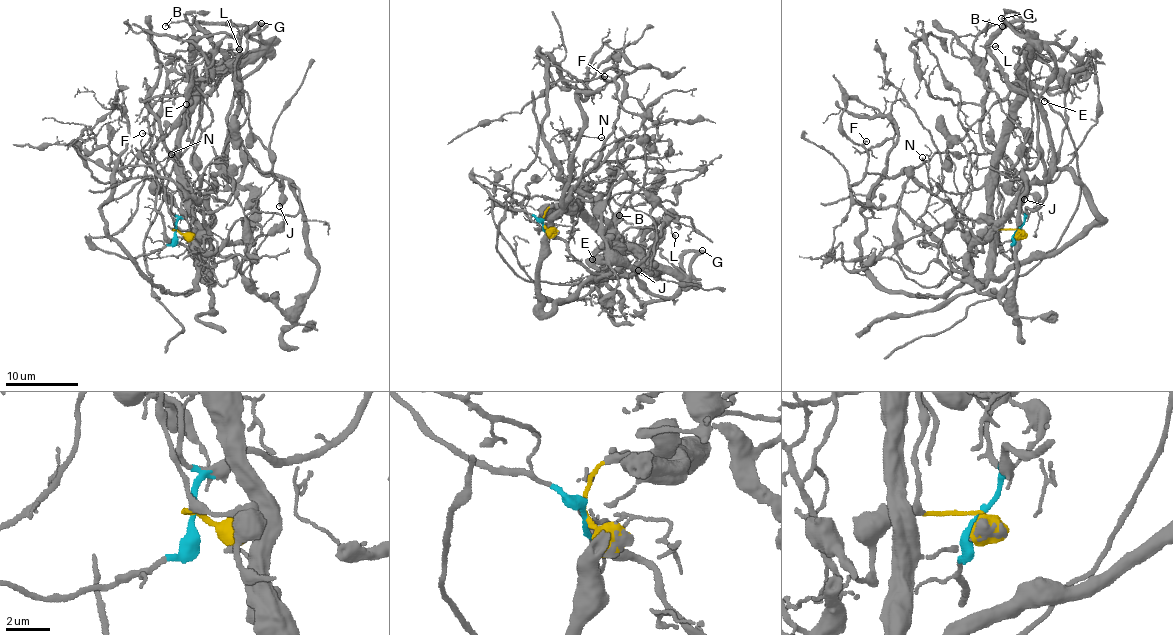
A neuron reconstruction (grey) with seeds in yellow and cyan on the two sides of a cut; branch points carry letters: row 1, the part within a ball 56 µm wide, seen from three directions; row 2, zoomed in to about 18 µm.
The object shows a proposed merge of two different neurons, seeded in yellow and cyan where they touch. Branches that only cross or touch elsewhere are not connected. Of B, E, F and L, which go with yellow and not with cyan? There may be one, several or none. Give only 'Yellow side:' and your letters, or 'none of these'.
Yellow side: E, F

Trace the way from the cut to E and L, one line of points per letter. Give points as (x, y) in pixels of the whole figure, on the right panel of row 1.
E: (1016, 230), (998, 226), (998, 189), (1007, 175), (995, 154), (1010, 116), (1031, 90), (1037, 88), (1044, 101)
L: (1016, 230), (1027, 207), (1038, 208), (1045, 195), (1051, 133), (1045, 110), (1015, 88), (987, 49), (995, 46)

